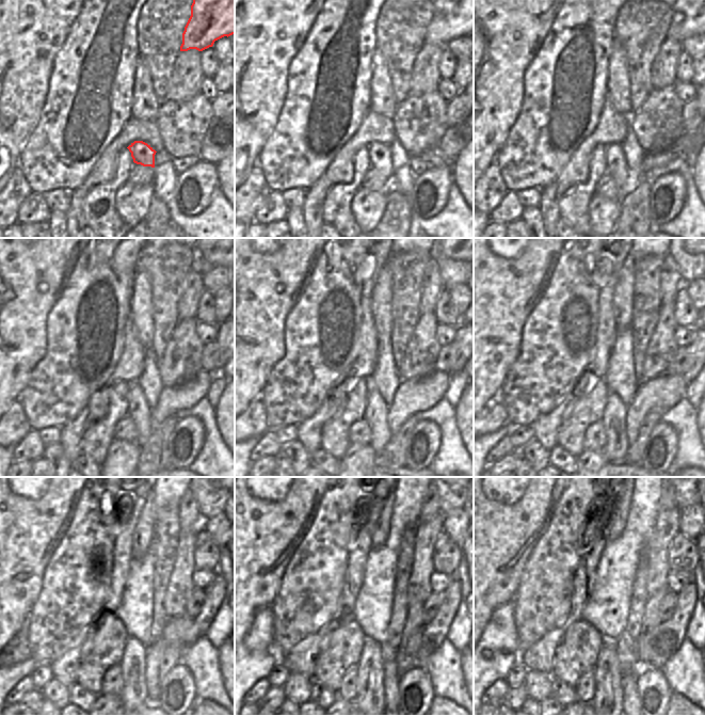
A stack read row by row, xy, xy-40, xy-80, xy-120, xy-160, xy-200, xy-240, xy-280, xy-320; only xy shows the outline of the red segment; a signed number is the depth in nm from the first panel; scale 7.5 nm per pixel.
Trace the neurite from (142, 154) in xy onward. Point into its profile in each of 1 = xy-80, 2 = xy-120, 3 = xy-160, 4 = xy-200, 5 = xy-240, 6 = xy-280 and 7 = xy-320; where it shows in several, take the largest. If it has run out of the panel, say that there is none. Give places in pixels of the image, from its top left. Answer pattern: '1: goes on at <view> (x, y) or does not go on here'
1: goes on at xy-80 (617, 166)
2: goes on at xy-120 (139, 411)
3: goes on at xy-160 (377, 409)
4: goes on at xy-200 (614, 415)
5: goes on at xy-240 (134, 693)
6: goes on at xy-280 (370, 691)
7: goes on at xy-320 (608, 694)

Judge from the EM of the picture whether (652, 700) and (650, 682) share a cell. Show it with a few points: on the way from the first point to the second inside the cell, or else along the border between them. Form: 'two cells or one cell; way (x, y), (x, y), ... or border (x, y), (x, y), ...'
one cell; way (652, 696), (652, 686)

